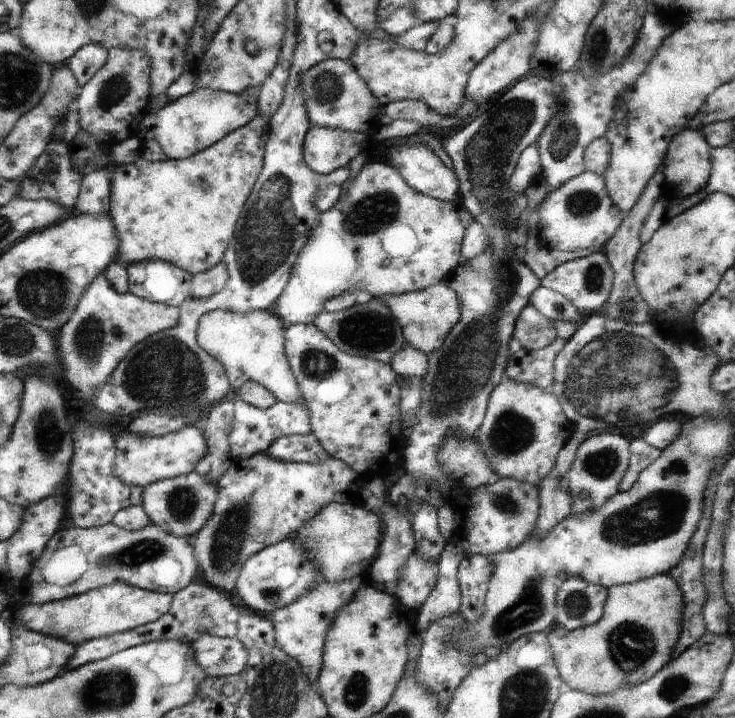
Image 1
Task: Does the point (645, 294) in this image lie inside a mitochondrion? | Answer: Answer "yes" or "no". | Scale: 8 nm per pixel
no

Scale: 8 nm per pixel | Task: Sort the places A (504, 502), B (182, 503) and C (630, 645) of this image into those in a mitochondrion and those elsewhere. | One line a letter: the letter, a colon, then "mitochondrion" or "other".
A: mitochondrion
B: mitochondrion
C: mitochondrion

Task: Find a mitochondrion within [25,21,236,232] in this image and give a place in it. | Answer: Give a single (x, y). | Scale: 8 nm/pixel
(117, 89)

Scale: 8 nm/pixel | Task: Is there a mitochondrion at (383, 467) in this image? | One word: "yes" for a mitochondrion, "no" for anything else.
no

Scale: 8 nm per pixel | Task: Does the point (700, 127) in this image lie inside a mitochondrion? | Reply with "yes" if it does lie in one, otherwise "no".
no

